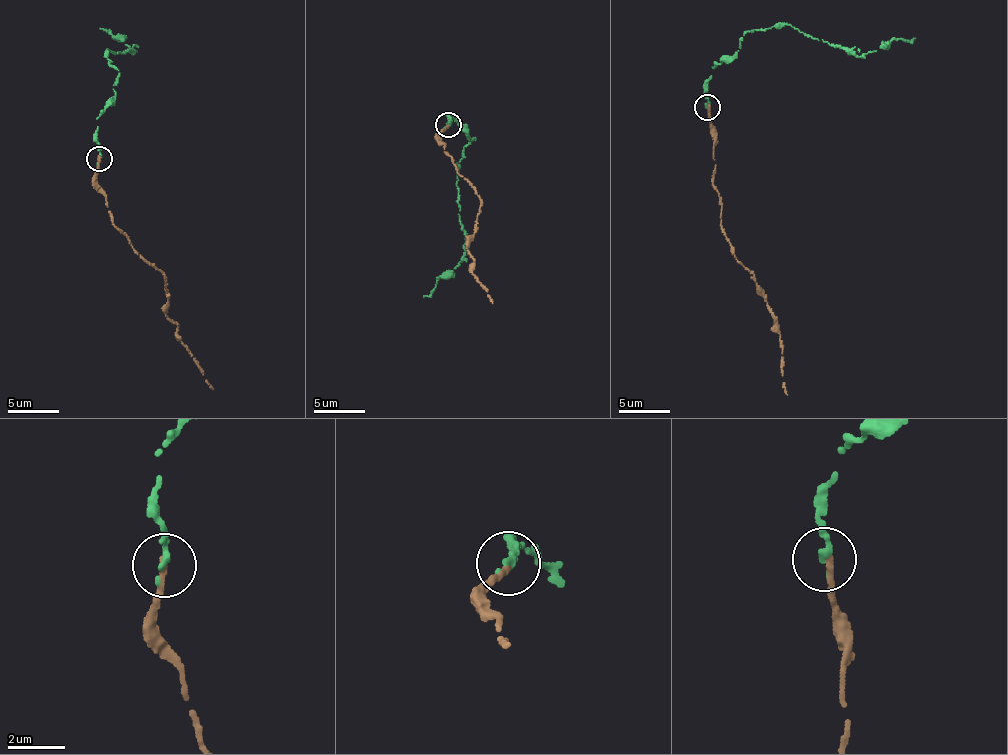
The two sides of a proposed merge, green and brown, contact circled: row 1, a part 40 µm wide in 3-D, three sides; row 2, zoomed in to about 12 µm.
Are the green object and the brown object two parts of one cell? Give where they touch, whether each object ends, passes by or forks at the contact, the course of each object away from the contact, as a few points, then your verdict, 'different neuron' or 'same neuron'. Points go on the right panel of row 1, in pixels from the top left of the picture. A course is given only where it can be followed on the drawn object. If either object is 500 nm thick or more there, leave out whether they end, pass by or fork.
at (707, 107); green ends there; brown ends there; green runs (707, 106), (708, 78), (736, 55), (746, 32), (792, 25), (863, 57), (894, 38), (914, 38); brown runs (707, 106), (722, 231), (755, 276), (757, 291), (773, 316), (788, 395); same neuron

